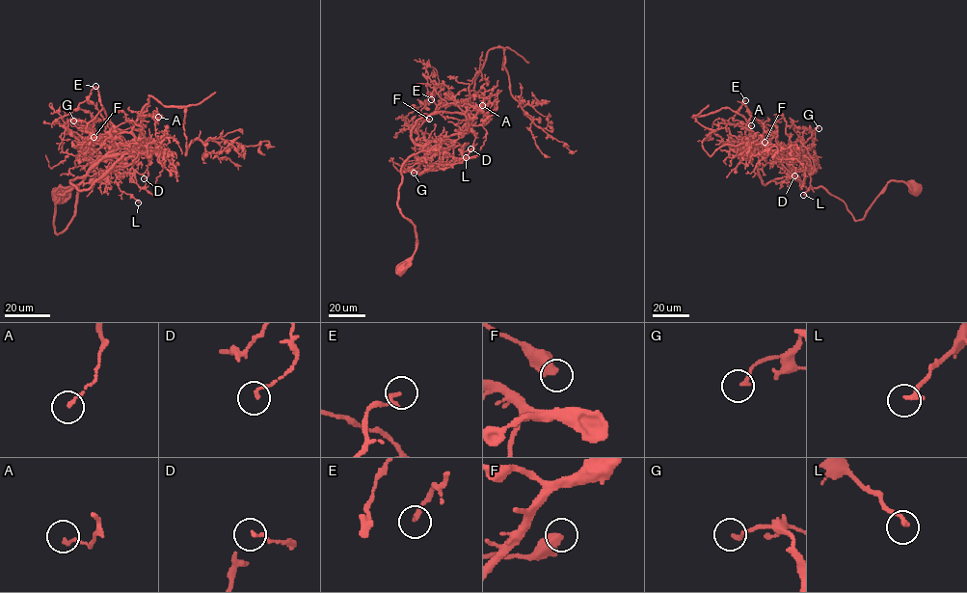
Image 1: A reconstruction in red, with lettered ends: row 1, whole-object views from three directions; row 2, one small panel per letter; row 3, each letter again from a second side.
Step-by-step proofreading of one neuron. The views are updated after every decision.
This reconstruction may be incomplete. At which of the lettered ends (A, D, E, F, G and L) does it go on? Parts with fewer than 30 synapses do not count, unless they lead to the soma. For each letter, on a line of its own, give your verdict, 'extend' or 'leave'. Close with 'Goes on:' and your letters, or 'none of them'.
A: leave
D: leave
E: leave
F: leave
G: leave
L: leave
Goes on: none of them

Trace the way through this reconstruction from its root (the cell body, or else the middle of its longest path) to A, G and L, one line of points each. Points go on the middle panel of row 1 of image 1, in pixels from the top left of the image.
A: (399, 270), (416, 247), (397, 204), (402, 164), (460, 130), (470, 91), (483, 95), (482, 105)
G: (399, 270), (416, 247), (416, 228), (397, 204), (401, 166), (412, 155), (434, 149), (414, 173)
L: (399, 270), (416, 247), (397, 204), (402, 164), (448, 147), (446, 166), (466, 157)

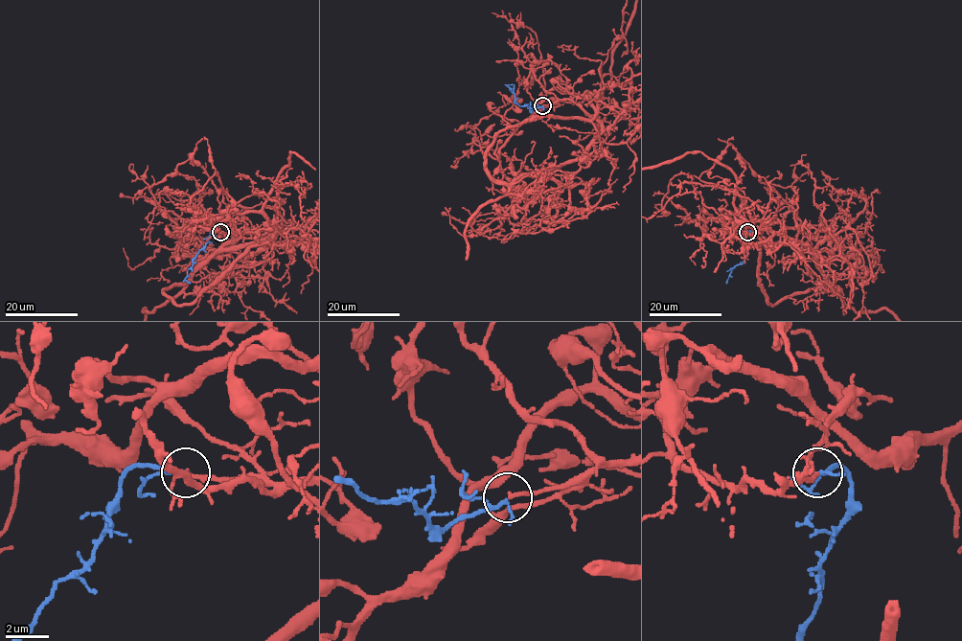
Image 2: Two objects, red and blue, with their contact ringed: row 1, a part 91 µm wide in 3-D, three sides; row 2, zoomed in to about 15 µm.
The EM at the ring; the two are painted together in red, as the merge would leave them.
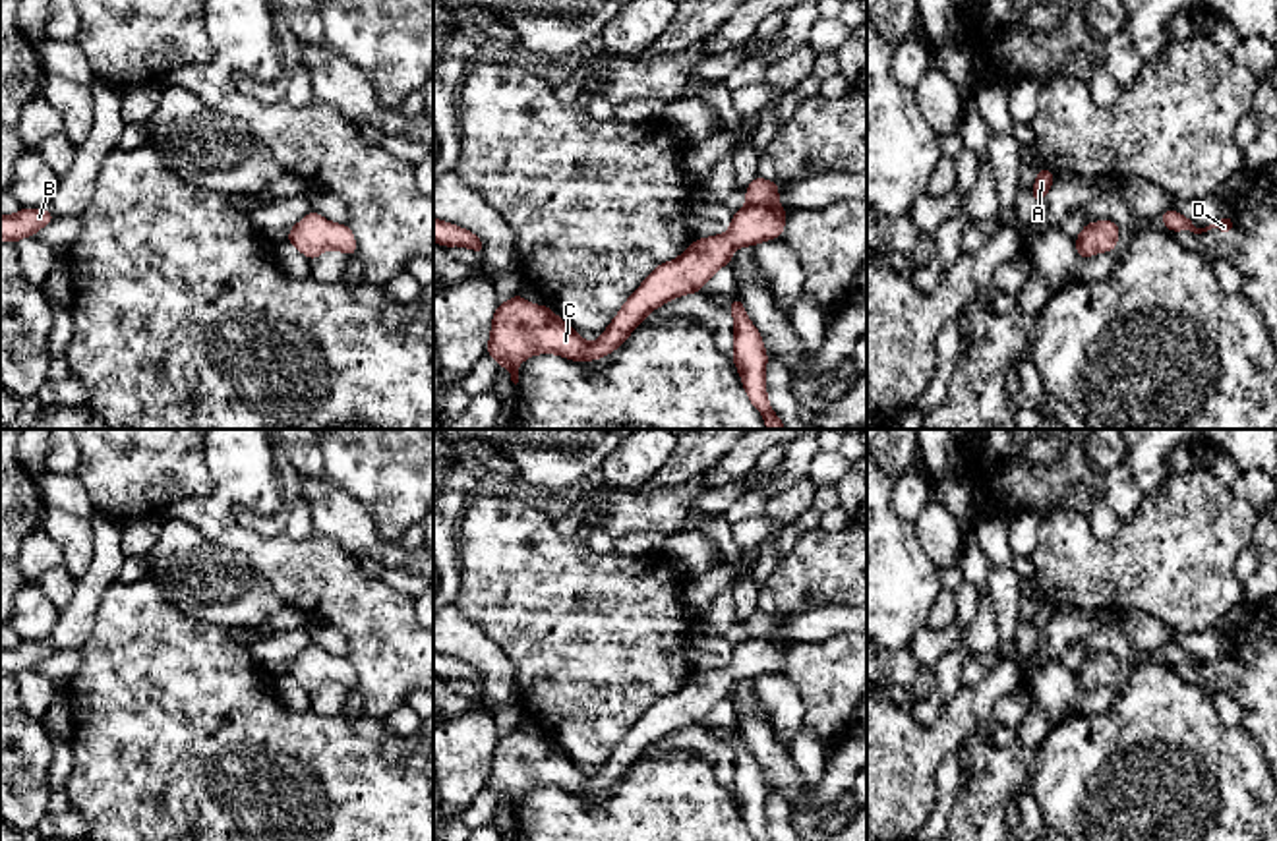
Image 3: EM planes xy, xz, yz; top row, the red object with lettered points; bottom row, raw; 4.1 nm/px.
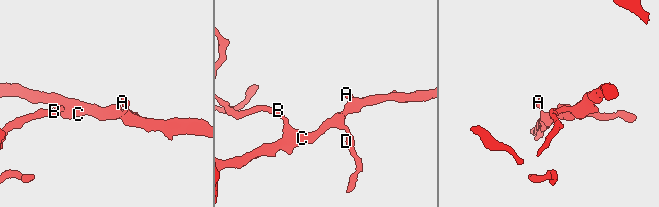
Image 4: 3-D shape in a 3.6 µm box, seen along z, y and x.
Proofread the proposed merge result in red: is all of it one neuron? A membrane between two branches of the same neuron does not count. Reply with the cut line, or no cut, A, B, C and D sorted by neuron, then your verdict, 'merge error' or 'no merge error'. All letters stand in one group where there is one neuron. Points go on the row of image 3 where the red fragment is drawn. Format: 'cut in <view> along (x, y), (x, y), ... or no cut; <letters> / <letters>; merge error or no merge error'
no cut; A B C D; no merge error

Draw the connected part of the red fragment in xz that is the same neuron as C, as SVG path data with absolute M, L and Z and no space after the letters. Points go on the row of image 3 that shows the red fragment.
M757 176L747 188L747 205L731 215L731 226L720 236L693 240L673 261L658 265L627 298L619 313L596 342L586 342L548 305L513 296L495 307L486 354L519 383L517 365L536 354L557 354L575 362L592 362L617 350L644 317L669 300L702 292L710 276L731 265L731 253L760 242L782 238L789 211L780 207L780 184Z

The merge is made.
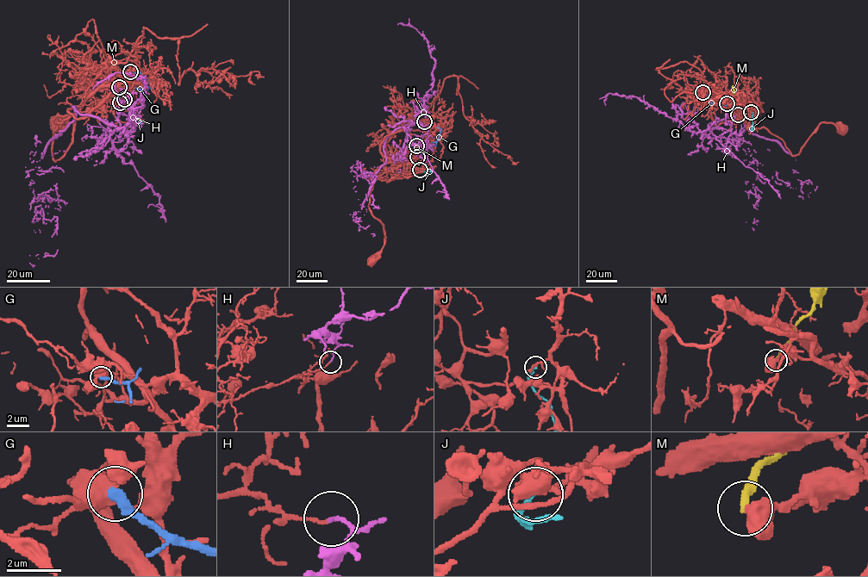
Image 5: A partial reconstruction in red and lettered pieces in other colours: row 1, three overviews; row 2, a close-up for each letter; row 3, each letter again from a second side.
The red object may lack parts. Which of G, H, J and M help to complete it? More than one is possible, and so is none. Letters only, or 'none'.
none

